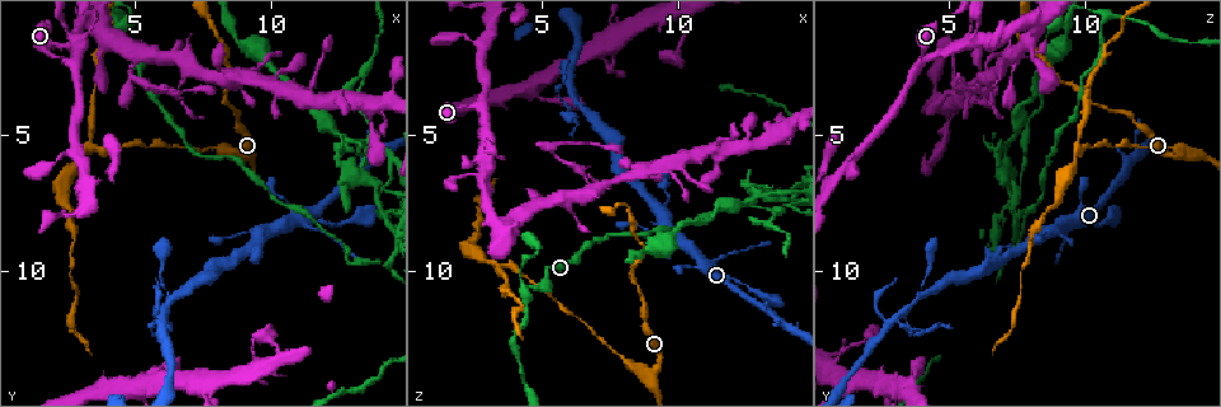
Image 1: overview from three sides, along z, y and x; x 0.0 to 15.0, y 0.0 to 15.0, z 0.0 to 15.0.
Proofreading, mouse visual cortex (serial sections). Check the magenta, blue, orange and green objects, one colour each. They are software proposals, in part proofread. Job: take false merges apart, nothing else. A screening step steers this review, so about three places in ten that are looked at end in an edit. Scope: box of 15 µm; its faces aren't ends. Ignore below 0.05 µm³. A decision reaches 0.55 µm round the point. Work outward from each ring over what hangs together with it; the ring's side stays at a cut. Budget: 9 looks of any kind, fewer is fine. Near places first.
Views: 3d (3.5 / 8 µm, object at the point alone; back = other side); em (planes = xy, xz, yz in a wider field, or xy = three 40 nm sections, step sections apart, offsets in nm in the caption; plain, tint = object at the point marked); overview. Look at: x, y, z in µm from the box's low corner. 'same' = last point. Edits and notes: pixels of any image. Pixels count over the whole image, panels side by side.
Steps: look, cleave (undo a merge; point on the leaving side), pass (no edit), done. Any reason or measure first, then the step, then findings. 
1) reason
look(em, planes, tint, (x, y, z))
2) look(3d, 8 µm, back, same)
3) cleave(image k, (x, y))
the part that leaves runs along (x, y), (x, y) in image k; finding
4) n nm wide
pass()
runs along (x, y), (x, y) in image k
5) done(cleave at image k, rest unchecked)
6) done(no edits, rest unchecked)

abrupt turn
look(3d, 3.5 µm, (2.6, 2.3, 3.9))

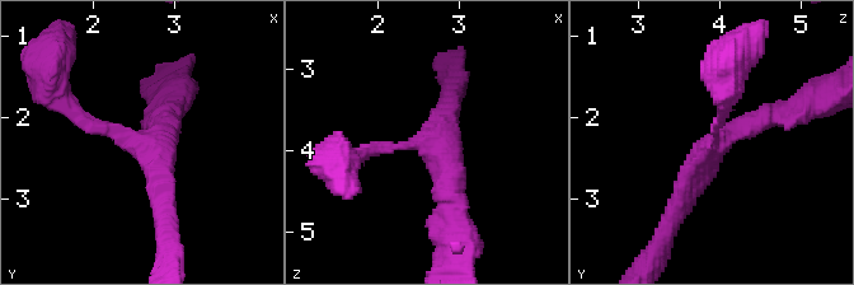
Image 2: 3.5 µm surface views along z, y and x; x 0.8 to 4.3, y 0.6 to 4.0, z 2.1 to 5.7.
3 arms; arms of 150, 250, 300 nm
look(em, xy, step 1, tint, (2.55, 2.25, 3.95))

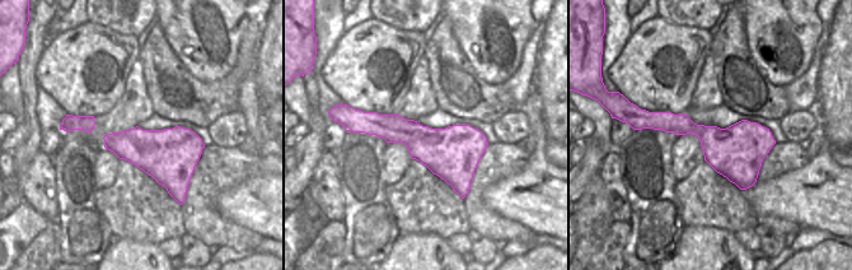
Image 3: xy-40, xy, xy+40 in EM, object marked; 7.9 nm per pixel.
420 nm wide
pass()
runs along (350, 155), (378, 145), (436, 152), (455, 210) in image 2; all the same cell

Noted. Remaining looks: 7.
abrupt turn
look(3d, 3.5 µm, (3.3, 5.4, 9.8))

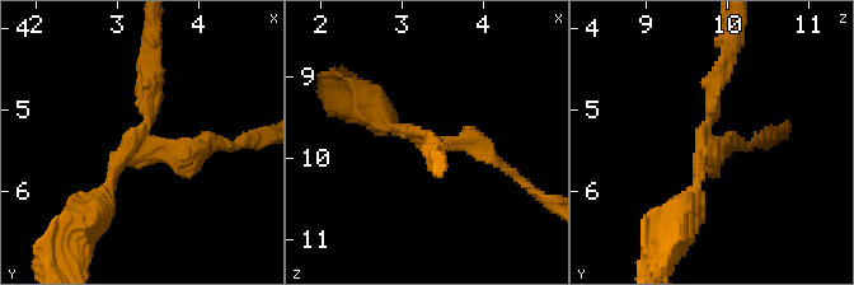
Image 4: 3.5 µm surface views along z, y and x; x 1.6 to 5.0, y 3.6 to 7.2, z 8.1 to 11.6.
3 arms; arms of 150, 200, 200 nm
look(em, xy, step 3, tint, (3.40, 5.45, 9.85))

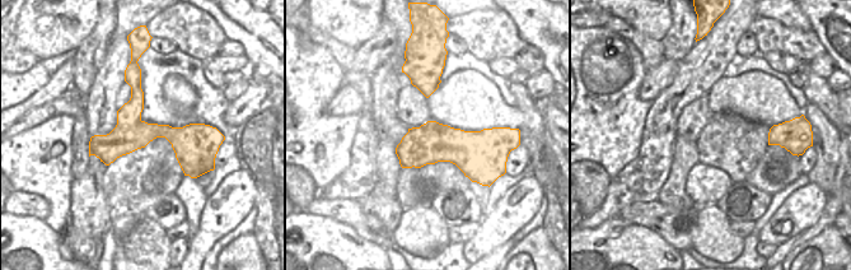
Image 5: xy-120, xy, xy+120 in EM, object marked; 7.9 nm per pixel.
cut it another way
look(em, xy, step 2, tint, same)

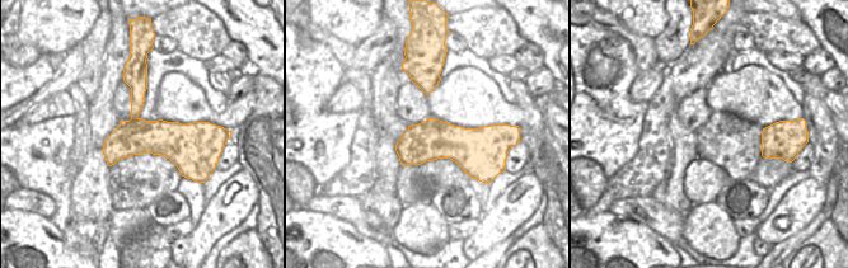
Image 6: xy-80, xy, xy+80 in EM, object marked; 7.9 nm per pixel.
cleave(image 4, (146, 90))
the part that leaves runs along (141, 150), (121, 158), (70, 236) in image 4; a second cell is stuck on

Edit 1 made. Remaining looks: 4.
a narrow waist
look(3d, 3.5 µm, (6.7, 3.1, 6.7))

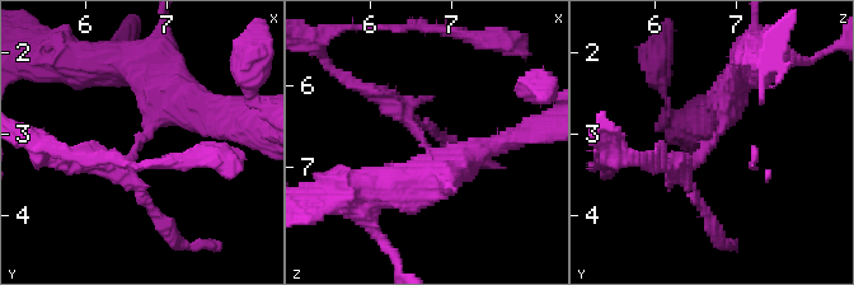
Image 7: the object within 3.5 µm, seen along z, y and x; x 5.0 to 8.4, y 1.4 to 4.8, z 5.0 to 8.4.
cleave(image 7, (130, 168))
the part that leaves runs along (134, 149), (107, 166), (40, 153) in image 7; two cells meet here

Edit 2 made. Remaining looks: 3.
look(overview)

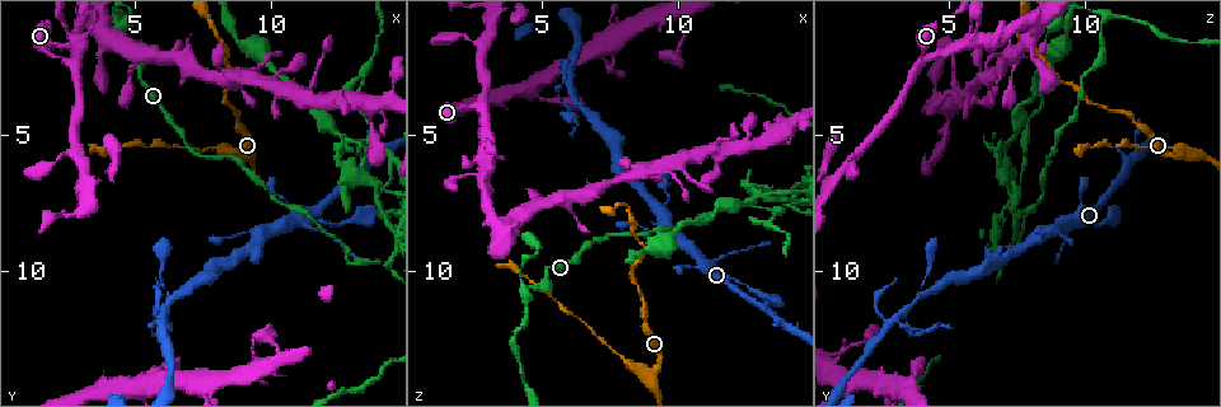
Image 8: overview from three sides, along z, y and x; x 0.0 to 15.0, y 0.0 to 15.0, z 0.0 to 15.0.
abrupt turn
look(3d, 8 µm, (8.7, 3.1, 9.2))

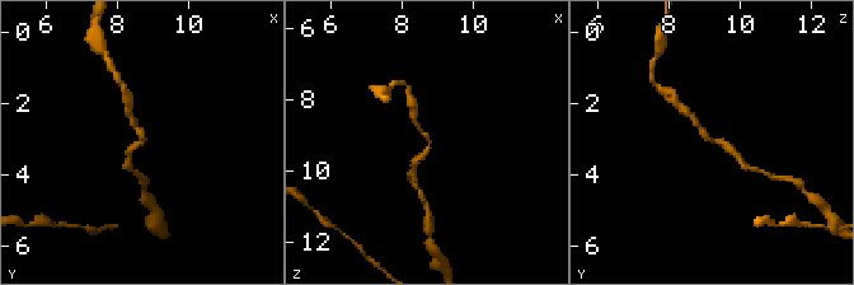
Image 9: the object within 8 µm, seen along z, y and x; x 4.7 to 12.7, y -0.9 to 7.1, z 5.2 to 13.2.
arms of 150, 200 nm
look(em, xy, step 3, tint, (8.8, 3.0, 9.2))

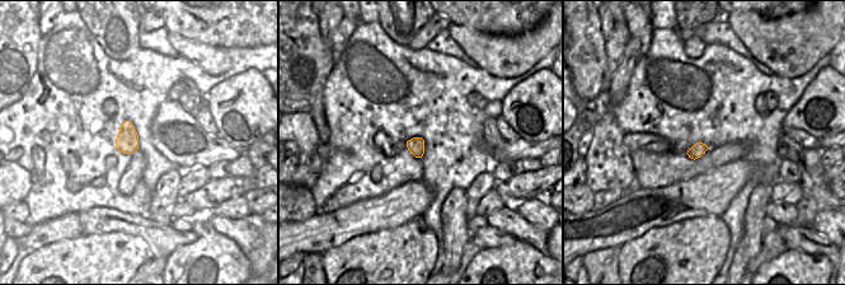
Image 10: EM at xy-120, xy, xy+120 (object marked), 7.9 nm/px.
130 nm wide
pass()
runs along (737, 157), (709, 140), (689, 113) in image 9; continuous, no second cell

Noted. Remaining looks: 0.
done(cleave at image 4, cleave at image 7, rest unchecked)

